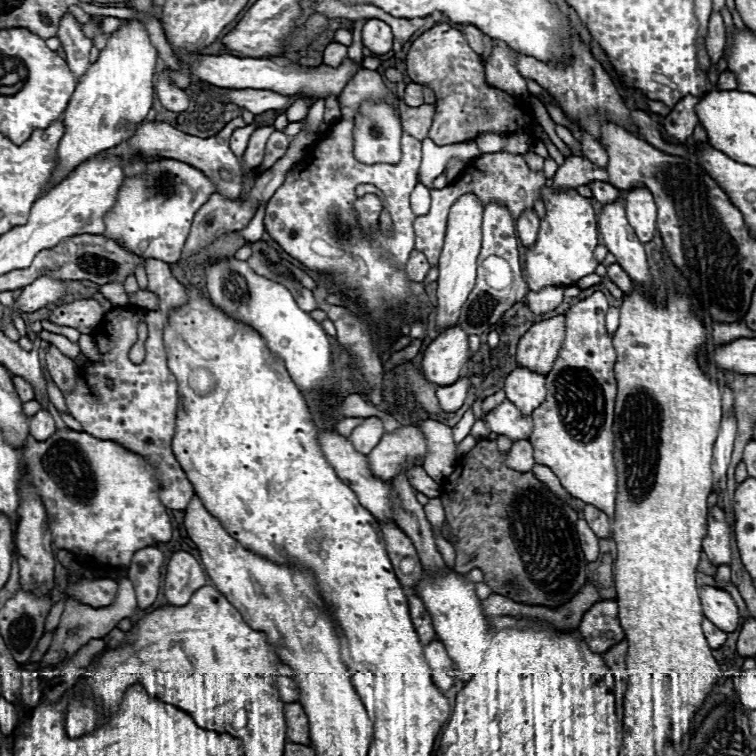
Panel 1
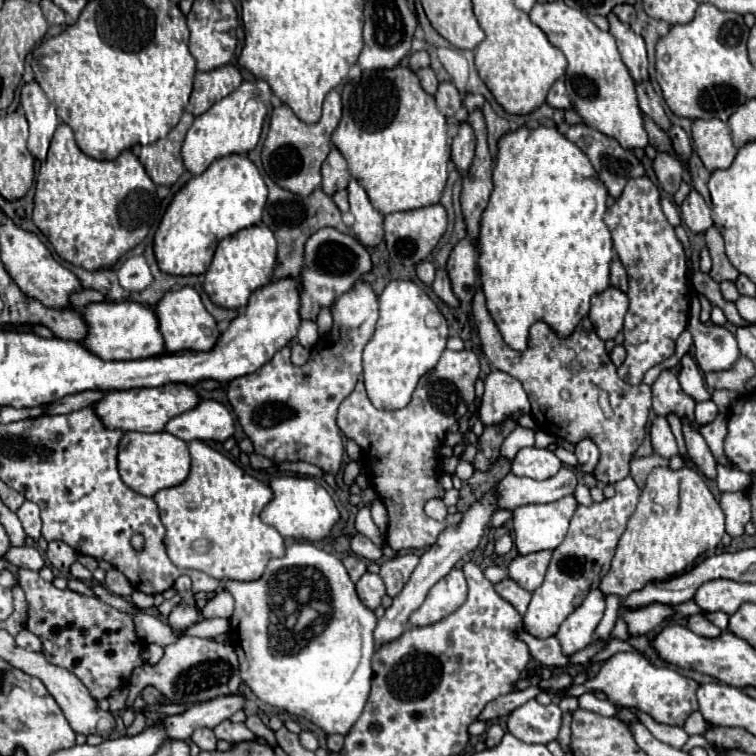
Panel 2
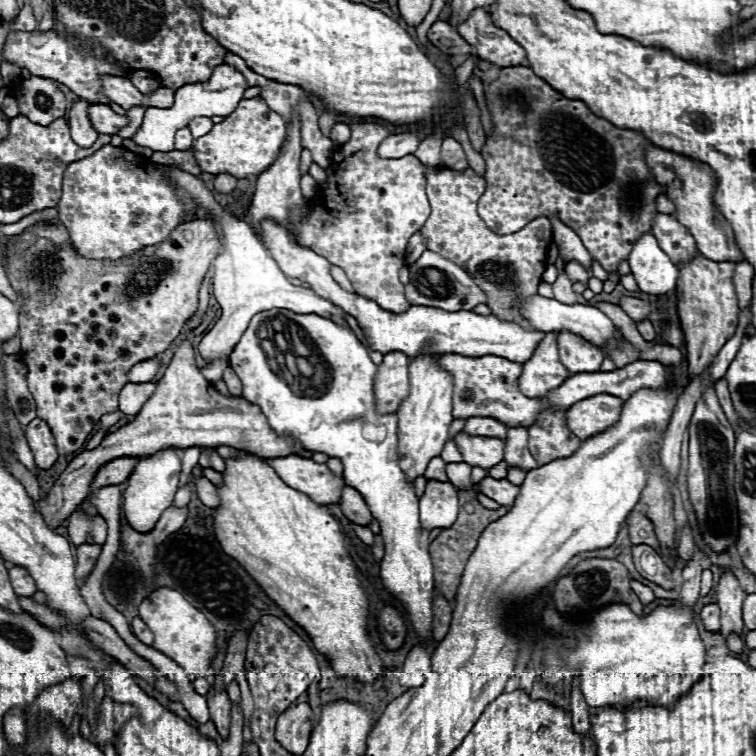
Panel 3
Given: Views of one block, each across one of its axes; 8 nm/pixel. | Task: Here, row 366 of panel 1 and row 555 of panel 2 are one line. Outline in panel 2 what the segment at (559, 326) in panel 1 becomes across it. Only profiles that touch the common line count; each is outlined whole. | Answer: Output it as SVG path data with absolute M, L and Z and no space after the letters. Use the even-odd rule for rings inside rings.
M542 550L542 552L534 552L534 554L526 554L526 556L516 556L510 566L508 566L508 576L524 590L534 592L546 574L546 568L550 564L552 552L550 550Z

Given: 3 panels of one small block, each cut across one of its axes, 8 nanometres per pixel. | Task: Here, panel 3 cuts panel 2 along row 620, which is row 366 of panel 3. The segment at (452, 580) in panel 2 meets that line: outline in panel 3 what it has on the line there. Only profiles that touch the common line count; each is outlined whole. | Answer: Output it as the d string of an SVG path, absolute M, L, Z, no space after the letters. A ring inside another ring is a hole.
M436 354L416 356L410 364L410 392L400 402L398 416L398 458L402 472L410 482L424 476L426 466L432 458L440 456L444 444L450 440L448 428L452 424L452 376L436 364Z

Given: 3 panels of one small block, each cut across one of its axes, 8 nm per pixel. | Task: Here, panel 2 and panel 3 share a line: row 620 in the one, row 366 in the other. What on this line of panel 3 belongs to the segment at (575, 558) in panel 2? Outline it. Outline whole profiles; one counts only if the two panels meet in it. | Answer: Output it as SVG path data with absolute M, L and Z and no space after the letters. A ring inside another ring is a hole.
M548 332L538 344L536 352L528 362L524 362L522 376L518 378L518 388L528 398L544 396L548 390L558 388L570 372L558 360L556 332Z

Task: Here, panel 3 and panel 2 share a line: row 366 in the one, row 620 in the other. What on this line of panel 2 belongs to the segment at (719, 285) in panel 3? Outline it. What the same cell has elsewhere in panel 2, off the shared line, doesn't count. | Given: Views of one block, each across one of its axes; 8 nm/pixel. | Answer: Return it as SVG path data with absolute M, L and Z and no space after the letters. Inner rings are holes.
M690 616L688 618L688 628L704 638L716 638L722 634L722 630L718 626L714 626L712 622L708 622L704 616Z

